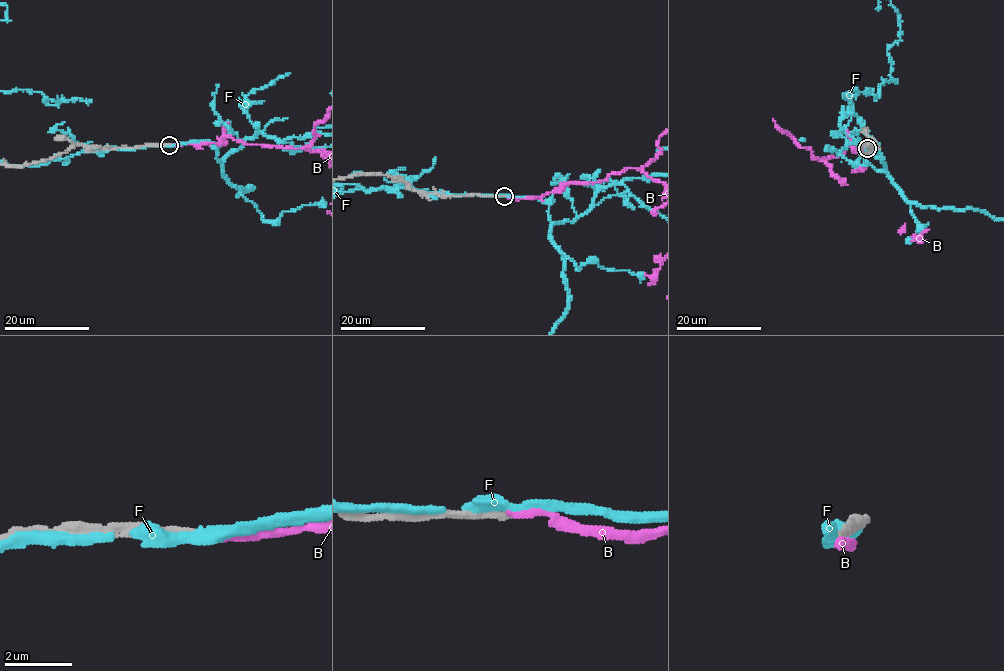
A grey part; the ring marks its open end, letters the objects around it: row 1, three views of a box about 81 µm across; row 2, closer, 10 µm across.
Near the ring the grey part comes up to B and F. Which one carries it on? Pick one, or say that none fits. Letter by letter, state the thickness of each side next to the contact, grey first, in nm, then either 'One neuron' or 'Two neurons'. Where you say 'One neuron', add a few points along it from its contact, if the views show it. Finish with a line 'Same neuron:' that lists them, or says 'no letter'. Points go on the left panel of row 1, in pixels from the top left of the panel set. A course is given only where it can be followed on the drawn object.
B: Thickness 220 nm (grey) against 240 nm. One neuron
F: Thickness 240 nm (grey) against 320 nm. Two neurons
Same neuron: B

